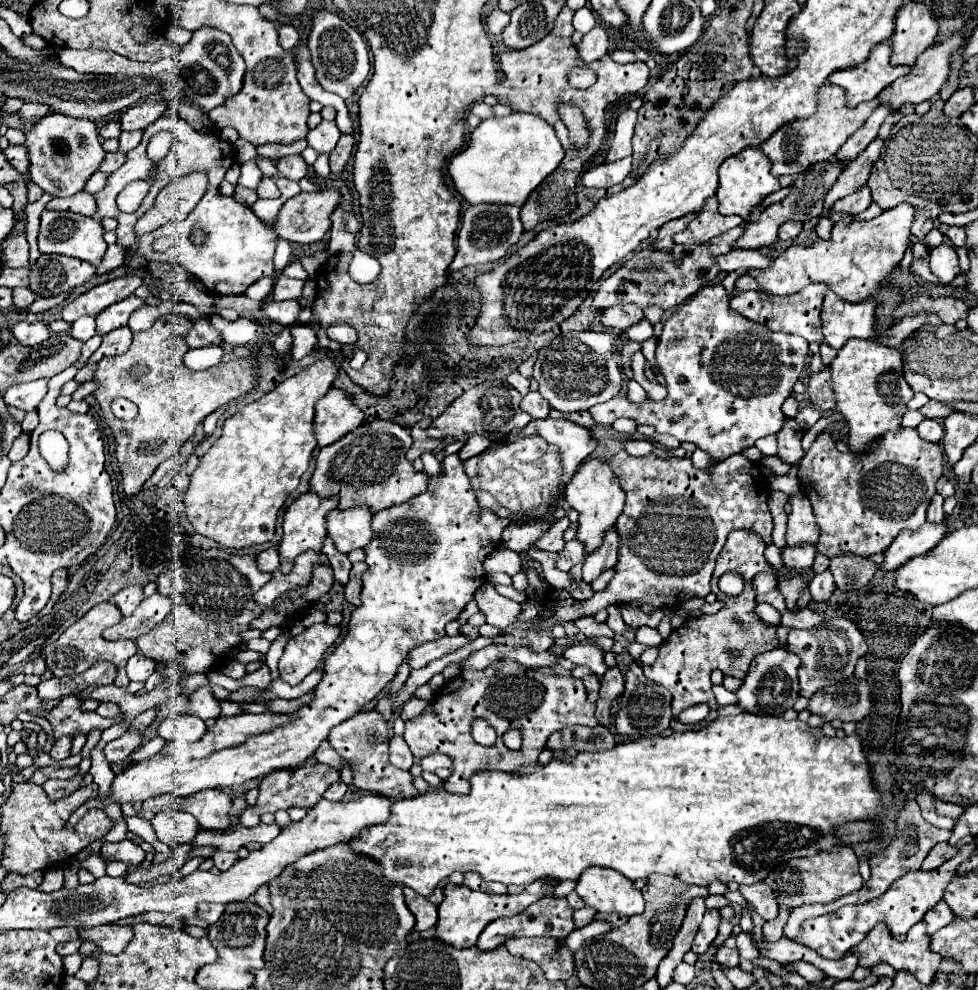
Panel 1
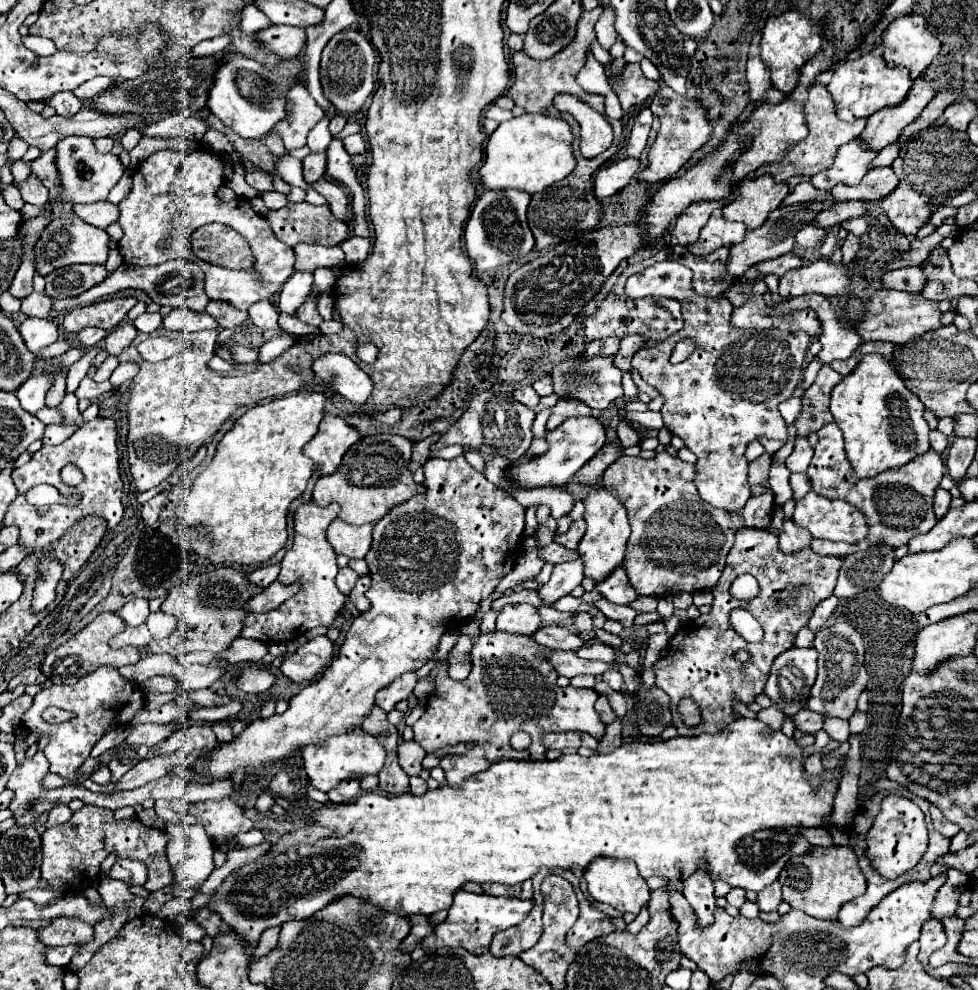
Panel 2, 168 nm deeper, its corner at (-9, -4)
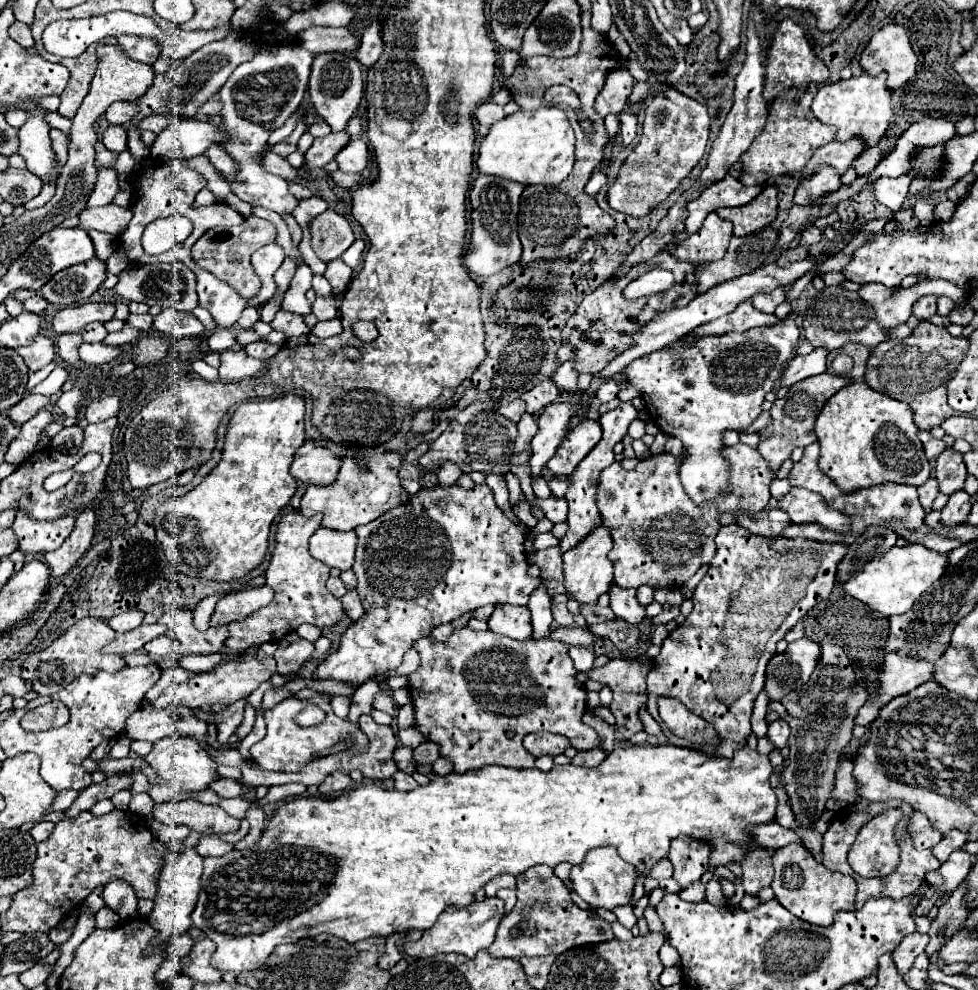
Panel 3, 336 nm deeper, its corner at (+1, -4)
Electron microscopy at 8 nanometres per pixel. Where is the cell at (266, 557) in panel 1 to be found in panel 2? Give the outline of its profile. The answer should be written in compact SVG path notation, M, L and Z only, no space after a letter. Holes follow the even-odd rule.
M263 566L263 568L257 568L255 572L247 574L247 580L255 586L267 588L277 576L279 576L279 566Z

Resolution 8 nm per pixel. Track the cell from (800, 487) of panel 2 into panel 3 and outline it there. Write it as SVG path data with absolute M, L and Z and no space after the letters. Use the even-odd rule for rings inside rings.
M775 478L775 480L771 482L771 496L773 496L775 500L781 500L789 490L791 490L789 480L779 480L779 478Z

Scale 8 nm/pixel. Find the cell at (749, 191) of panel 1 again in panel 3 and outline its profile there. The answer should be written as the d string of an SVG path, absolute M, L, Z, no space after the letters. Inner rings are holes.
M767 184L761 194L747 206L719 208L717 216L733 222L735 236L747 236L759 228L765 228L777 218L777 188L773 184Z

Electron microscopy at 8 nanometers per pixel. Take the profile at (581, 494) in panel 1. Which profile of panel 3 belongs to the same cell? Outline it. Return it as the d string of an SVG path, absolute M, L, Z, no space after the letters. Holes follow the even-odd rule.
M599 524L593 532L589 532L575 548L567 550L563 554L563 568L565 568L565 588L569 594L573 594L579 602L595 604L601 594L605 594L613 582L613 566L607 558L609 550L613 548L611 532L605 524Z

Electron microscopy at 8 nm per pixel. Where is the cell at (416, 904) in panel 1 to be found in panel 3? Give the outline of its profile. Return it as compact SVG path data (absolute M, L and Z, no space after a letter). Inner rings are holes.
M389 936L387 938L387 946L385 946L385 954L379 958L379 968L391 968L401 960L401 952L395 944L395 938Z

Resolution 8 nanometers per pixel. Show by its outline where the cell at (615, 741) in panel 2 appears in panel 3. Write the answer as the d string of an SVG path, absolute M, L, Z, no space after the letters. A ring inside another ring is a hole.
M595 748L595 750L583 750L583 752L577 752L577 756L573 758L573 764L577 766L597 766L601 764L605 758L605 750L601 748Z

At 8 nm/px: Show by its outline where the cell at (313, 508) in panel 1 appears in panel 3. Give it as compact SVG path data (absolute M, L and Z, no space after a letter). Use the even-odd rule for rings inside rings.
M291 512L281 518L281 522L277 524L277 546L273 550L271 564L265 572L267 586L273 586L275 590L275 600L269 606L249 614L243 620L243 626L241 622L229 624L229 638L225 640L225 644L233 652L245 652L251 646L261 646L265 642L281 640L285 634L297 630L305 622L315 624L317 628L327 628L343 618L345 612L341 600L335 598L325 586L329 578L329 566L323 564L321 560L315 560L309 554L309 538L319 528L321 520L323 514L307 518L301 512Z

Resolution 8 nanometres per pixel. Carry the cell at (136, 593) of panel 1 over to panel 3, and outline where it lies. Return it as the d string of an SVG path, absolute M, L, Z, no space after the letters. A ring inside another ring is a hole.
M127 610L127 612L121 612L121 614L117 614L117 616L113 616L113 618L109 618L107 620L107 624L117 632L117 634L121 634L121 632L127 632L127 630L131 630L131 628L137 628L141 622L143 622L143 612L141 610Z

